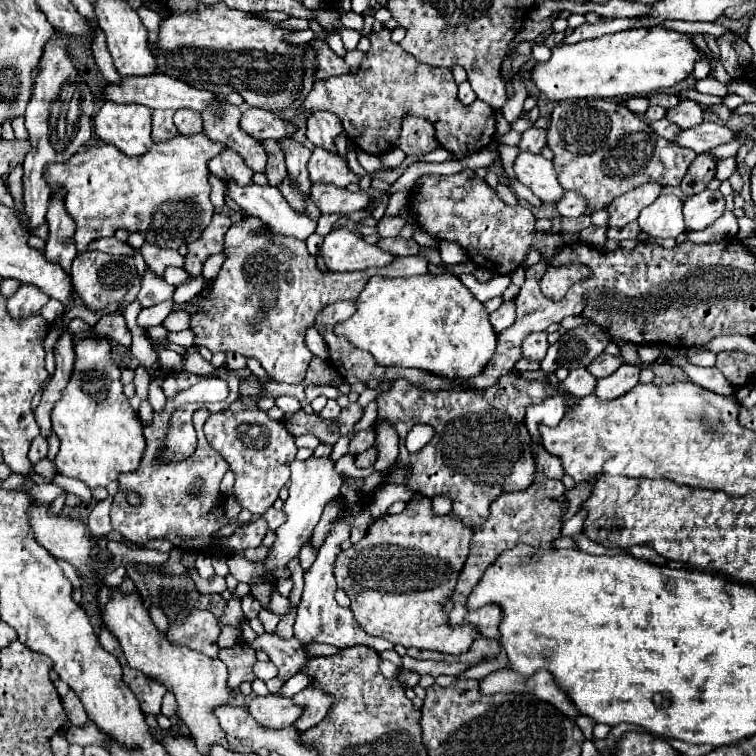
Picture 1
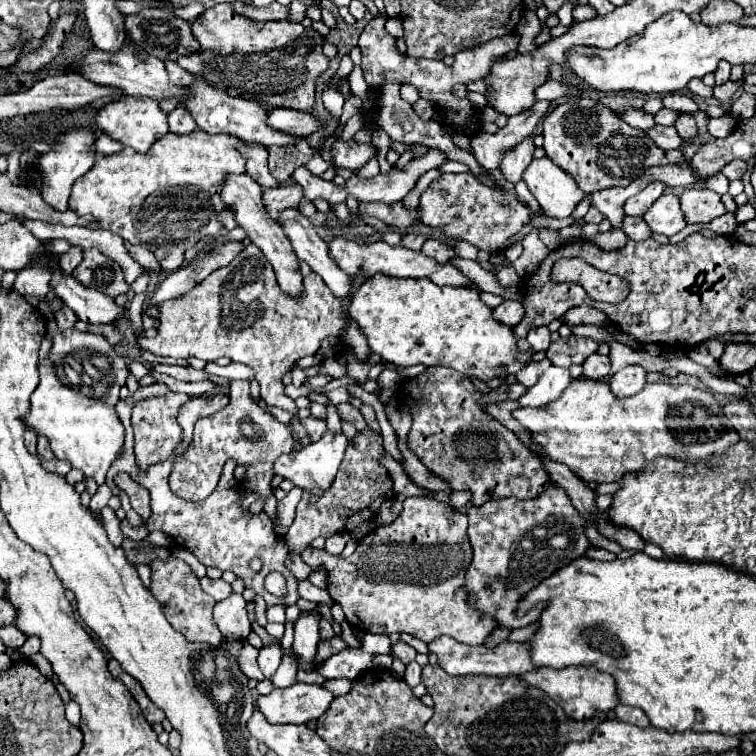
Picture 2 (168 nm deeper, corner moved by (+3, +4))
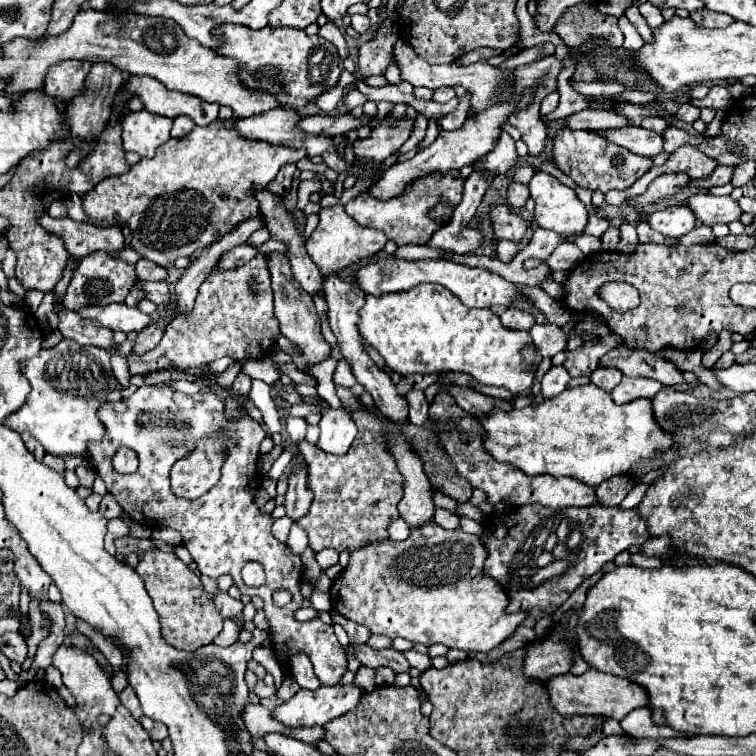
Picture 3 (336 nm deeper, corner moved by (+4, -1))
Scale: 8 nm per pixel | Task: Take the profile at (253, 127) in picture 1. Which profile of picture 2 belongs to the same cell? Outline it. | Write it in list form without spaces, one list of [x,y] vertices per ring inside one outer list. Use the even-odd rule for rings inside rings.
[[[270,109],[266,123],[272,129],[278,129],[282,133],[290,133],[296,137],[300,137],[300,135],[306,137],[306,135],[320,129],[320,121],[314,115],[298,113],[294,109]]]

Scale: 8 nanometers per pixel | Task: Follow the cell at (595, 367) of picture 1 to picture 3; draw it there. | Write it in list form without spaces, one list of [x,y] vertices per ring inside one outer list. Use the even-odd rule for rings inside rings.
[[[599,366],[593,374],[591,374],[591,382],[607,392],[611,392],[619,382],[621,382],[623,374],[619,370],[613,370],[613,368],[603,368]]]

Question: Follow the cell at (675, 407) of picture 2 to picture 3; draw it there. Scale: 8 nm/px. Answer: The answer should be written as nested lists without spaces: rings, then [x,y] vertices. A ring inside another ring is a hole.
[[[577,386],[563,390],[557,398],[543,400],[541,404],[527,406],[523,410],[509,410],[503,412],[495,408],[487,416],[477,416],[479,424],[483,426],[483,446],[497,462],[507,462],[527,476],[539,476],[539,474],[551,474],[555,478],[559,476],[571,476],[577,478],[589,486],[599,486],[601,482],[609,480],[611,476],[627,474],[633,464],[637,464],[641,458],[659,458],[663,452],[667,452],[675,440],[671,434],[663,432],[653,418],[651,400],[639,398],[627,404],[615,404],[611,400],[611,394],[593,386]]]

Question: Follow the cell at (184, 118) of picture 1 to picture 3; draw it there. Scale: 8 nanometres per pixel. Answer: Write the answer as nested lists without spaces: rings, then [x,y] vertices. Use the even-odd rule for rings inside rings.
[[[177,116],[175,120],[173,120],[173,128],[171,128],[171,136],[173,138],[181,138],[181,136],[185,136],[185,134],[189,134],[191,130],[193,130],[193,122],[191,122],[191,118],[185,118],[185,116]]]

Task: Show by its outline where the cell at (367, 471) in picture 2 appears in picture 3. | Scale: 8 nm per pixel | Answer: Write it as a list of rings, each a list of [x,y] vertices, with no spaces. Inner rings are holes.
[[[359,430],[353,446],[345,456],[329,456],[307,440],[299,444],[299,454],[307,462],[309,484],[315,492],[315,498],[309,514],[297,524],[307,532],[309,546],[315,552],[323,548],[353,552],[361,546],[369,546],[369,542],[381,542],[381,538],[389,538],[387,526],[399,516],[397,504],[401,500],[403,488],[397,488],[403,486],[403,478],[397,472],[393,456],[385,448],[379,432]],[[331,482],[335,482],[333,490],[329,490]]]

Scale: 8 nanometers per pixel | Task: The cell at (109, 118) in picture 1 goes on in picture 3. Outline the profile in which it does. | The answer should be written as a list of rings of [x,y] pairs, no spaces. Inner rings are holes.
[[[147,110],[123,116],[123,148],[143,158],[153,158],[155,150],[169,140],[171,122],[173,118],[149,114]]]

